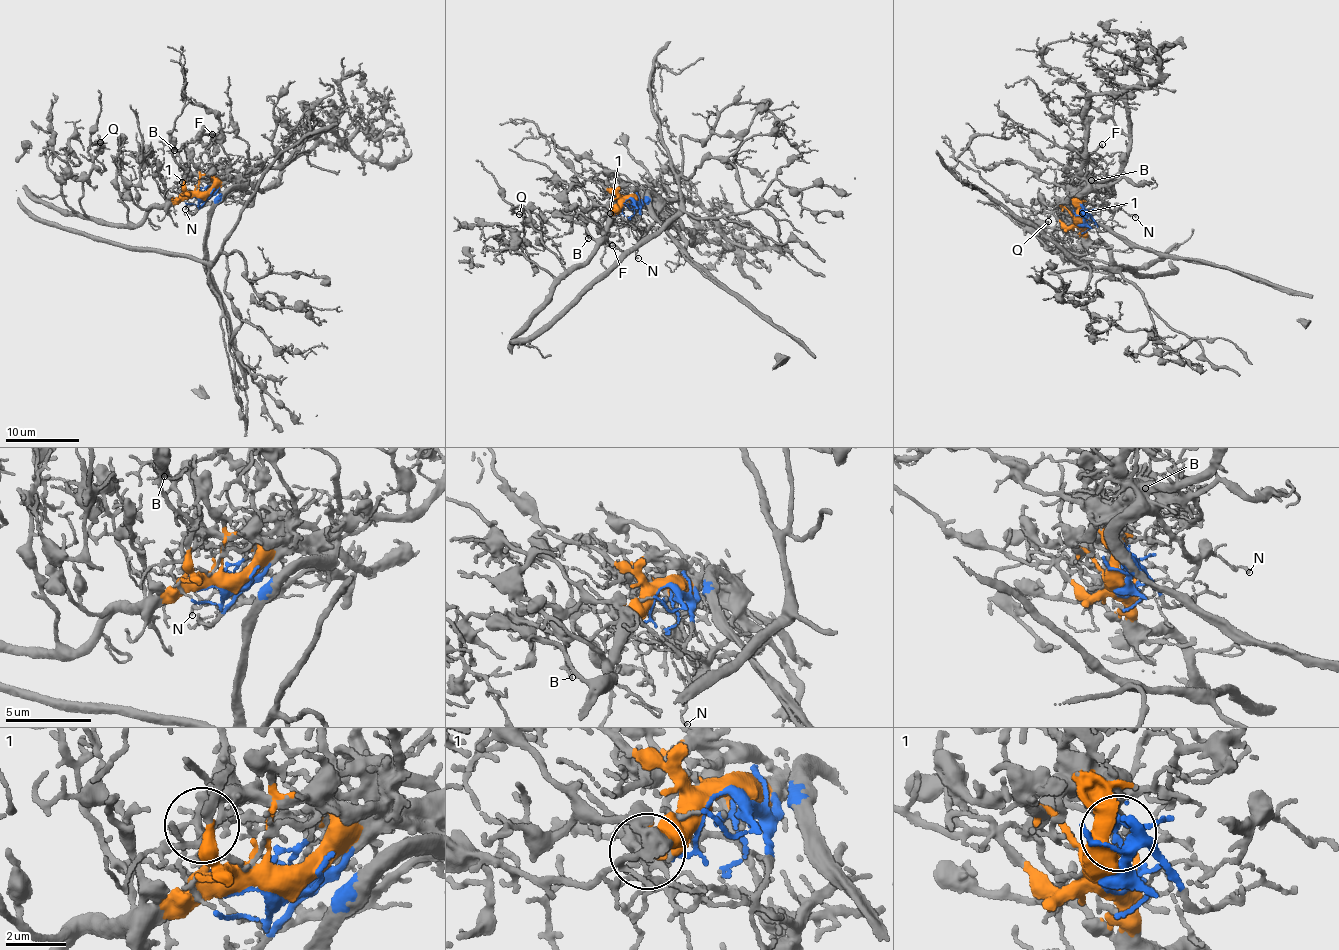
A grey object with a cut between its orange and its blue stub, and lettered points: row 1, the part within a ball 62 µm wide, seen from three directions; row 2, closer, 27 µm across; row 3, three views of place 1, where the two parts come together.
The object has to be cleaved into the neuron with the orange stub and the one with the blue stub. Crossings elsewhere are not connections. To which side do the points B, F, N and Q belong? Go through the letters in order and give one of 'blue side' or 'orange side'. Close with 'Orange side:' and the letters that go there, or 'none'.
B: orange side
F: orange side
N: blue side
Q: orange side
Orange side: B, F, Q

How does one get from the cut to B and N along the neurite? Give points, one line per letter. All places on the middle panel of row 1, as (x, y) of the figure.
B: (630, 198), (617, 213), (592, 211), (586, 224), (589, 238)
N: (630, 200), (638, 208), (639, 228), (645, 235), (638, 243), (638, 258)

